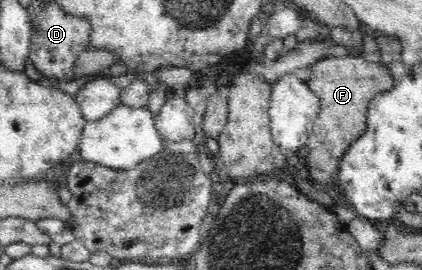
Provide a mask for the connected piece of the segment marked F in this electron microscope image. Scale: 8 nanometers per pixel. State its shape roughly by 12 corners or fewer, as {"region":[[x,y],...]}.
{"region":[[325,56],[307,86],[320,110],[298,152],[310,182],[337,186],[367,108],[396,76],[365,56]]}

